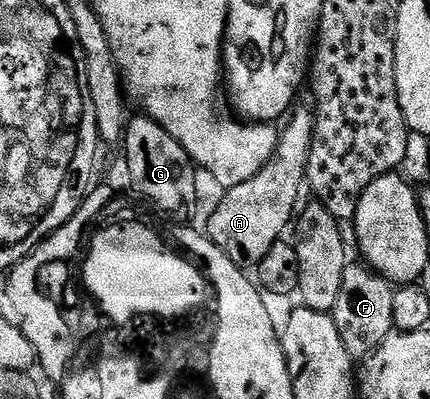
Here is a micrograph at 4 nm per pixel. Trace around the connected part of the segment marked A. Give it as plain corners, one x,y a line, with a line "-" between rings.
295,107
287,120
285,128
279,131
277,148
266,166
250,180
245,180
244,183
239,183
236,187
225,191
222,194
223,198
218,202
218,207
211,212
210,219
207,220
206,226
204,225
204,232
216,244
216,248
220,248
220,252
224,252
224,256
228,256
228,260
232,260
232,264
250,270
257,269
260,260
268,254
268,249
274,242
281,239
283,235
281,233
289,220
290,224
293,219
296,200
305,185
308,152
311,148
311,136
314,131
313,111
309,107

